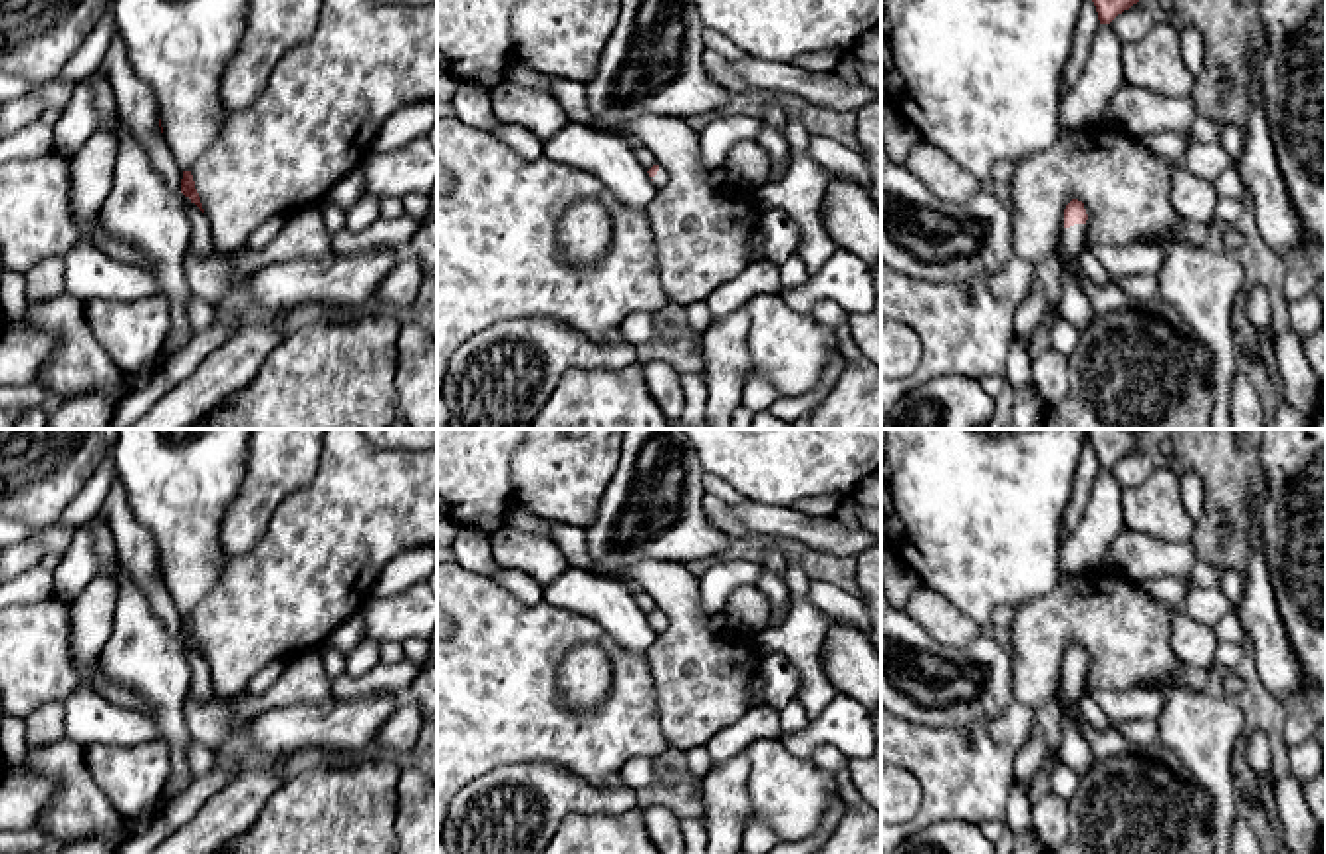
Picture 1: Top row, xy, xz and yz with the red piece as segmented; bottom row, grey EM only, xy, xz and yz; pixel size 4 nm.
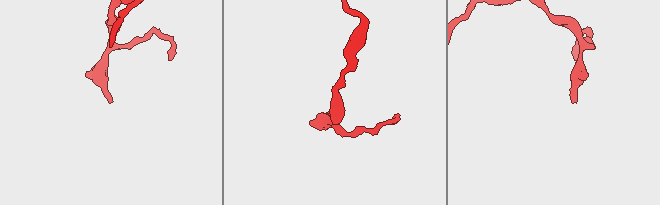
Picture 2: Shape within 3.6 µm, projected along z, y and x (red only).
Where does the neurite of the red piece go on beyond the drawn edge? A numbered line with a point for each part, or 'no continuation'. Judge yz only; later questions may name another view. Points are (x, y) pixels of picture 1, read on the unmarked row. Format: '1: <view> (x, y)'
1: yz (1072, 751)

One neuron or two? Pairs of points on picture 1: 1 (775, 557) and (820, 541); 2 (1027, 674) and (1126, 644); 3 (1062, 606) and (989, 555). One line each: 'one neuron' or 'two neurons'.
1: two neurons
2: one neuron
3: two neurons

